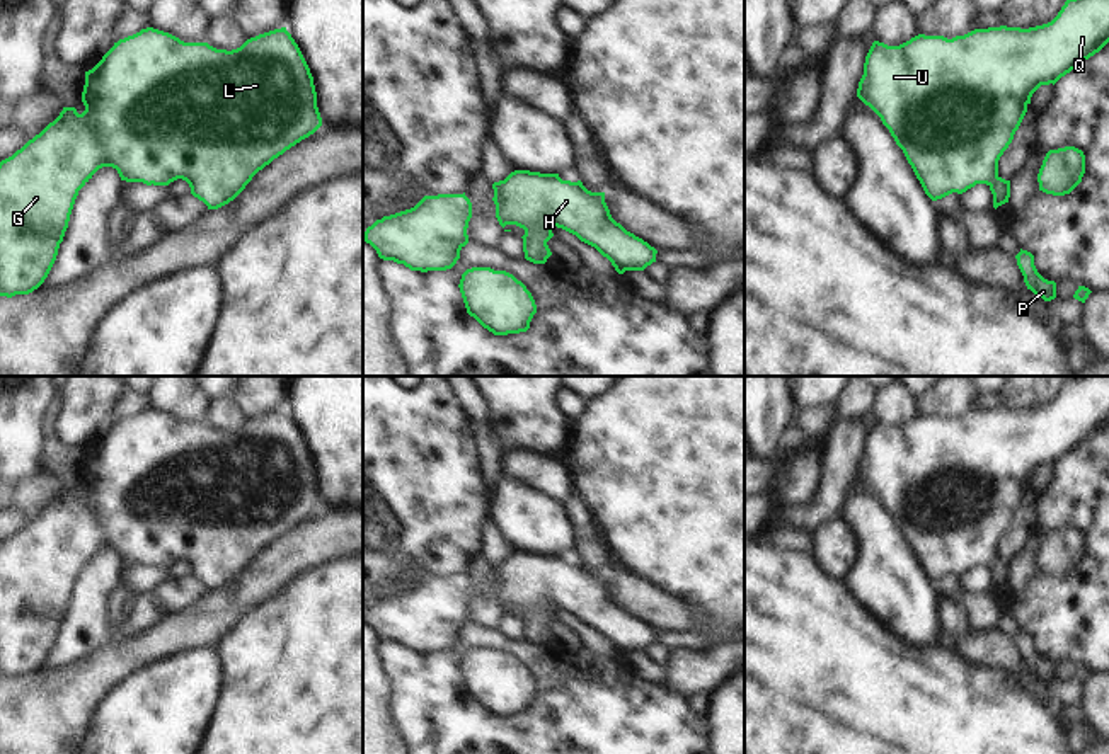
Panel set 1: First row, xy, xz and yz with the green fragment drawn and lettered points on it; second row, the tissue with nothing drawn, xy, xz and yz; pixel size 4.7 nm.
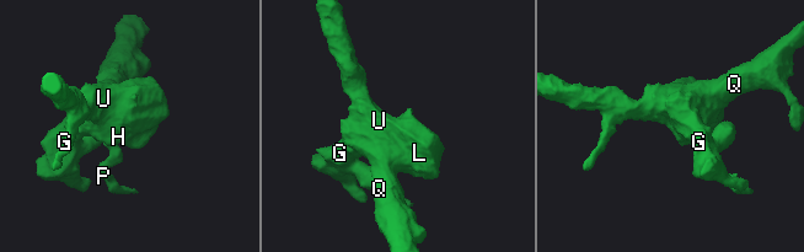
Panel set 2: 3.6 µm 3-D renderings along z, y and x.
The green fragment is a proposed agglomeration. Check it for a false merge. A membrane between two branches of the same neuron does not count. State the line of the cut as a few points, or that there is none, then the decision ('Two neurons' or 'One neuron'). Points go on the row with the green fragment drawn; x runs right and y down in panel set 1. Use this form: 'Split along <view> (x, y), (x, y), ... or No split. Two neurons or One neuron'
No split. One neuron

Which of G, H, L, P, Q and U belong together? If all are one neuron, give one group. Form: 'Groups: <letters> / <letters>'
Groups: G H L P Q U

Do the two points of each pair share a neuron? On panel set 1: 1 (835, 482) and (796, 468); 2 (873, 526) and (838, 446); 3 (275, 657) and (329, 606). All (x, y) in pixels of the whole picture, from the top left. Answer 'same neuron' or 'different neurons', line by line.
1: different neurons
2: different neurons
3: same neuron

